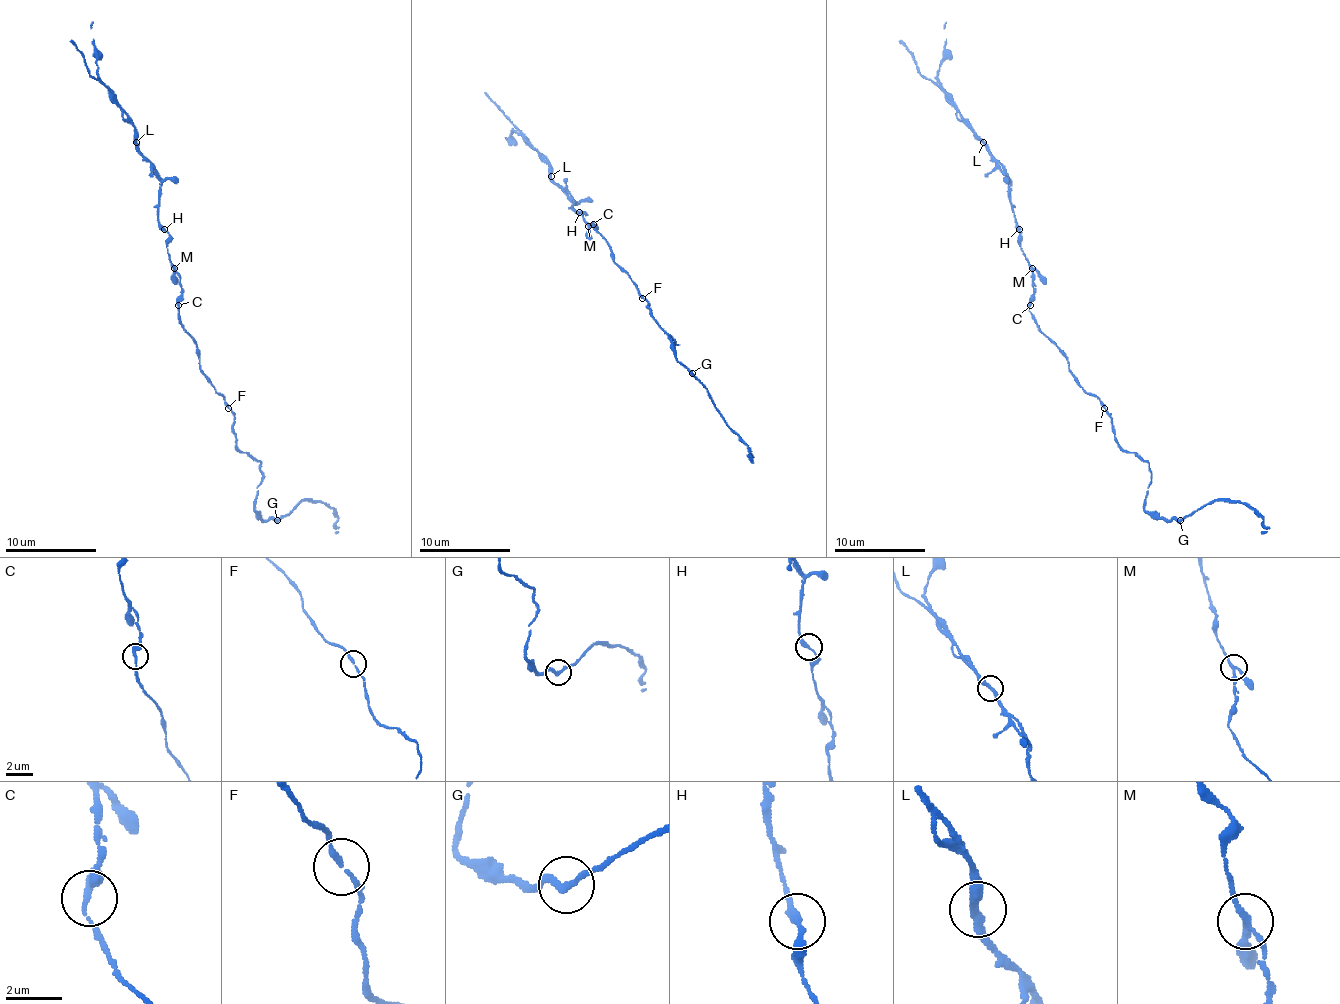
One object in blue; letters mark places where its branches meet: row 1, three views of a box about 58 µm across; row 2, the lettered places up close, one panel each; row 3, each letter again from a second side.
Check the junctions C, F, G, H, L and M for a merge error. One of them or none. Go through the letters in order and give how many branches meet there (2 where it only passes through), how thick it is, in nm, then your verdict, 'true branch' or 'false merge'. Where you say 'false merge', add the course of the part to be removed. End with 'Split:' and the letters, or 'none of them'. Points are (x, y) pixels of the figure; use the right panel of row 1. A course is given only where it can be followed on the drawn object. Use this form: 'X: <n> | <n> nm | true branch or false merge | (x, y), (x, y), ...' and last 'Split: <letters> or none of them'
C: 2 | 280 nm | true branch
F: 2 | 180 nm | true branch
G: 2 | 220 nm | true branch
H: 2 | 240 nm | true branch
L: 2 | 280 nm | false merge | (982, 142), (950, 99), (920, 74), (913, 53), (900, 39)
M: 3 | 200 nm | true branch
Split: L

